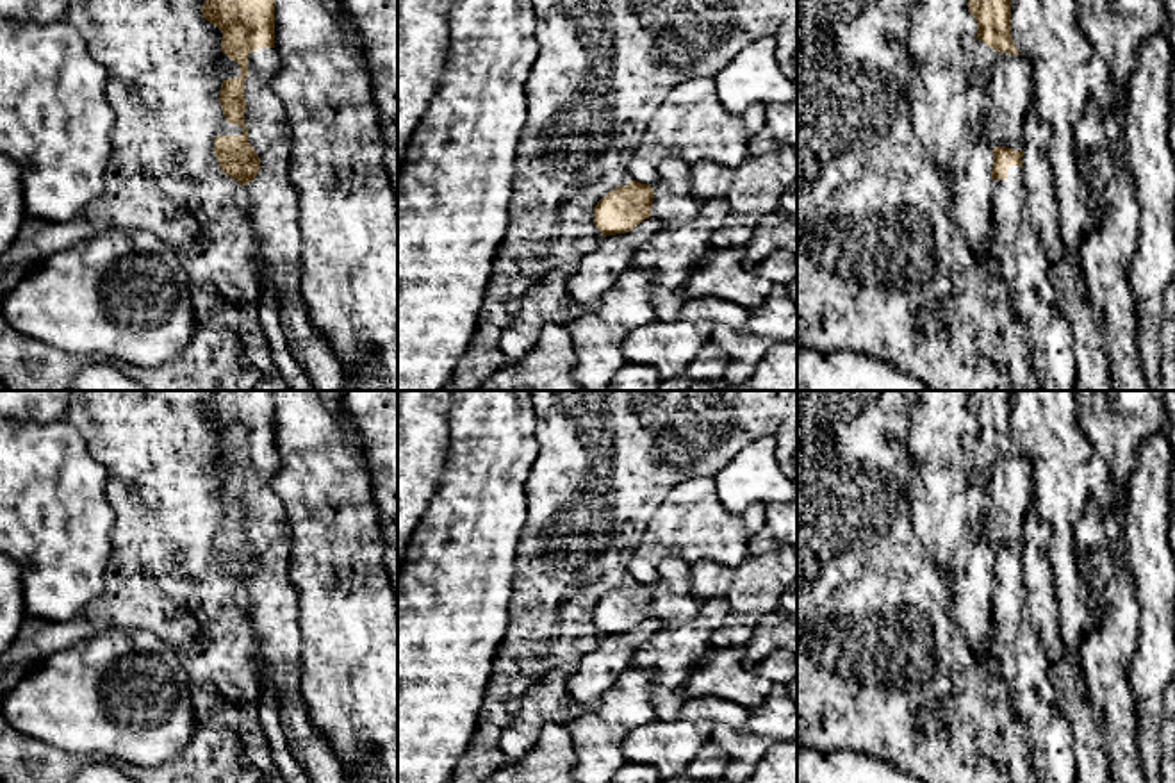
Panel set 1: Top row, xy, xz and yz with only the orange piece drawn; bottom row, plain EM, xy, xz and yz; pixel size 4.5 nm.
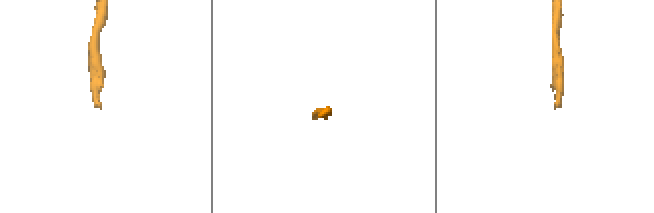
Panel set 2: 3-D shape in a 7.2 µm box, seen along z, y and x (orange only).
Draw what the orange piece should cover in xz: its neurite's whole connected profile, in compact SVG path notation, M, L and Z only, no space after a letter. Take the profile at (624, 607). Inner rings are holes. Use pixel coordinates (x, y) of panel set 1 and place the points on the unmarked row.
M665 560L658 565L658 580L653 585L631 580L615 587L594 606L596 628L606 637L626 633L649 617L667 626L695 617L701 601L692 594L690 576L690 564Z

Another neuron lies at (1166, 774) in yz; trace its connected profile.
M1175 674L1164 690L1161 747L1163 760L1157 783L1175 783Z

